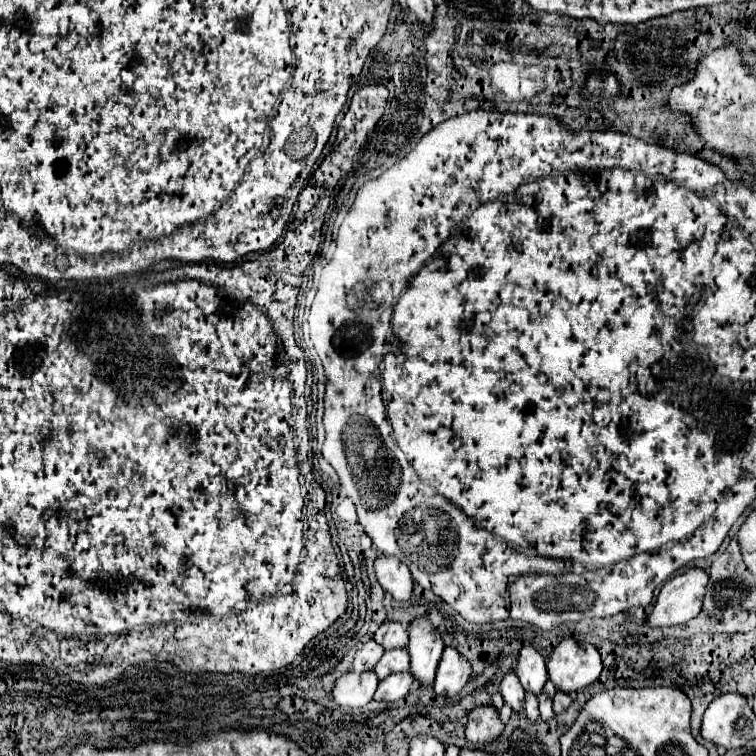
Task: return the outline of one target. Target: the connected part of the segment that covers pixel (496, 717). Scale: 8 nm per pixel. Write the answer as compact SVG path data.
M478 705L468 713L466 723L466 739L478 747L484 747L486 743L492 743L504 729L504 723L500 721L500 713L494 705Z

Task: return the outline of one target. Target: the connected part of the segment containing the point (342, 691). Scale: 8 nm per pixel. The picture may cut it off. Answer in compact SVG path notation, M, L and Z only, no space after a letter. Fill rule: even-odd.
M346 671L340 679L334 683L334 701L342 707L364 707L368 701L372 701L374 691L378 685L376 673L370 671Z

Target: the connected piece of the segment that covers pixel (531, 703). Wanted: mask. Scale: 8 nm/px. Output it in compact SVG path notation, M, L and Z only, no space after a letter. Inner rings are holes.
M526 693L524 711L526 711L526 717L528 717L530 721L536 721L536 719L540 717L540 713L538 713L538 699L536 699L536 695L532 695L532 693Z

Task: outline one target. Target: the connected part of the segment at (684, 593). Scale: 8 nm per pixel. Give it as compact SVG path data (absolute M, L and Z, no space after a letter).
M692 567L672 577L662 587L648 623L652 627L670 627L684 625L694 619L702 611L708 579L708 571L700 567Z

